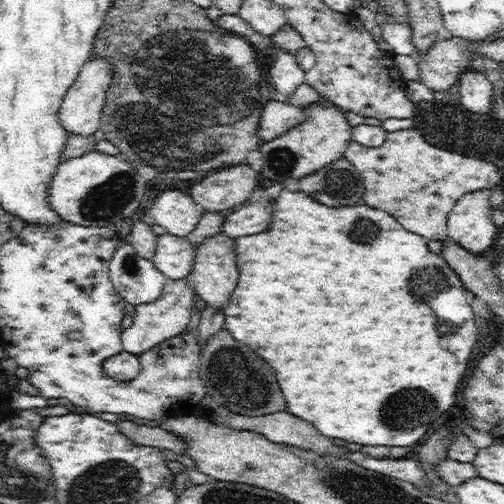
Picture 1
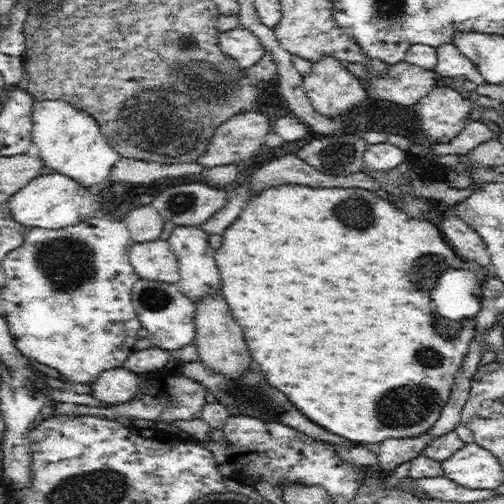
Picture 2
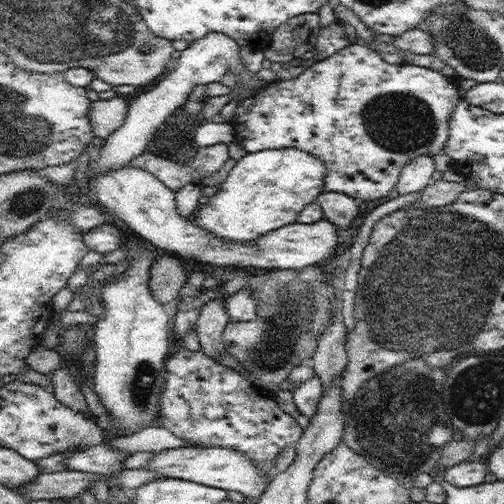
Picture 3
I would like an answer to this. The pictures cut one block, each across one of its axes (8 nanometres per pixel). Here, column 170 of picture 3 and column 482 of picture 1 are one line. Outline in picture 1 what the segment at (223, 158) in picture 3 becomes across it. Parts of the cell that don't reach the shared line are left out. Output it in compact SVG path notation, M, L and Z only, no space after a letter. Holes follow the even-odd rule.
M412 128L386 134L386 142L378 148L350 142L344 158L354 164L364 180L364 204L372 210L382 210L398 220L406 230L424 240L450 240L448 218L456 202L470 192L496 188L502 178L498 166L478 158L466 158L458 152L440 150Z

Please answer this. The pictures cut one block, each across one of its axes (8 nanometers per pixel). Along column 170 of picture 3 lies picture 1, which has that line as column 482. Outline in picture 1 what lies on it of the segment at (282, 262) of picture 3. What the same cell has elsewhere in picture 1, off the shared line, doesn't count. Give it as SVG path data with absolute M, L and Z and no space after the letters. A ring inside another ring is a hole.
M476 190L464 194L448 218L450 240L474 254L488 254L496 248L496 240L502 232L492 220L490 190Z

